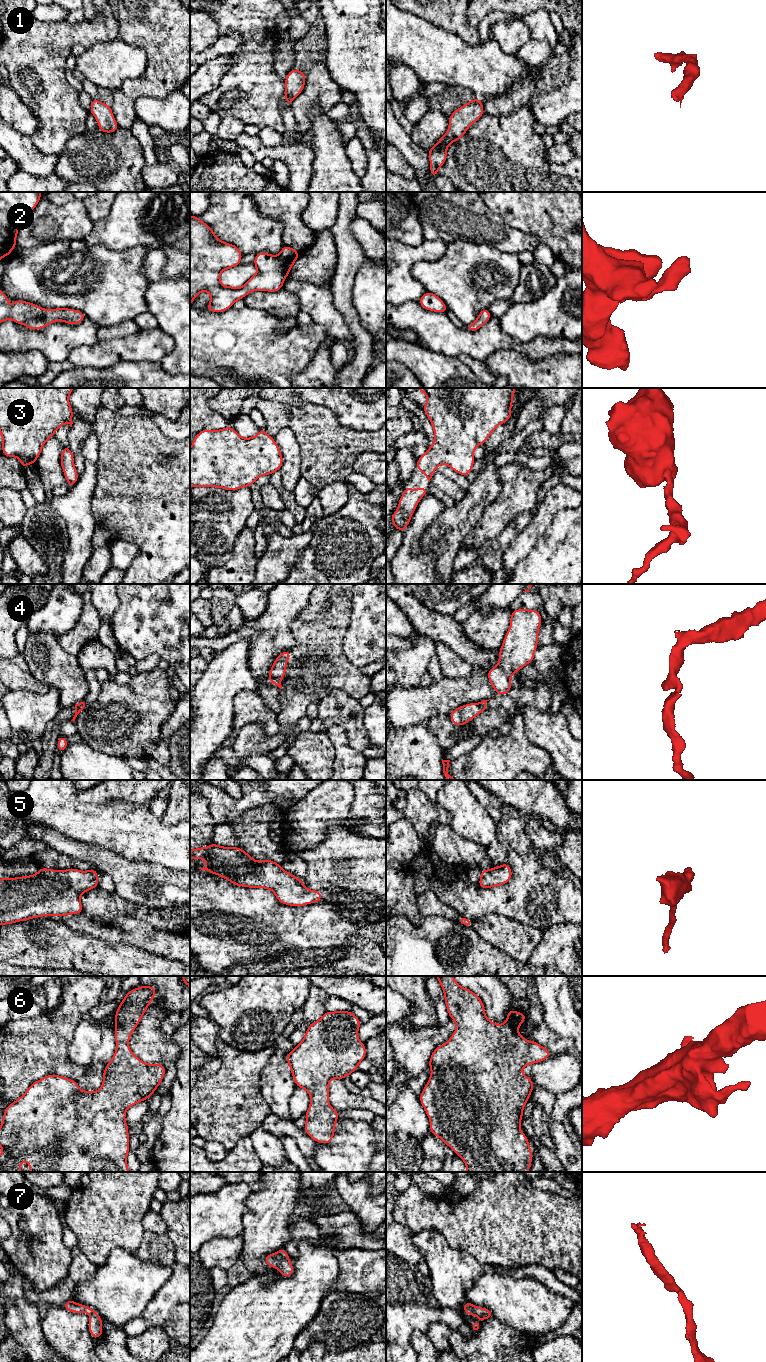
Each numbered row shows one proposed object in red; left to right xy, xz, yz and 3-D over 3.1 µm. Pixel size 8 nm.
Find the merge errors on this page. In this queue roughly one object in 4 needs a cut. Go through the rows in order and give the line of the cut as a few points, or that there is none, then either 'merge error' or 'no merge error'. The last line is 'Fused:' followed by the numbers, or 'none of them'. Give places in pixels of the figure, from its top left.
1: no cut | no merge error
2: no cut | no merge error
3: no cut | no merge error
4: xy (86, 704), (75, 712) | merge error
5: no cut | no merge error
6: no cut | no merge error
7: no cut | no merge error
Fused: 4

